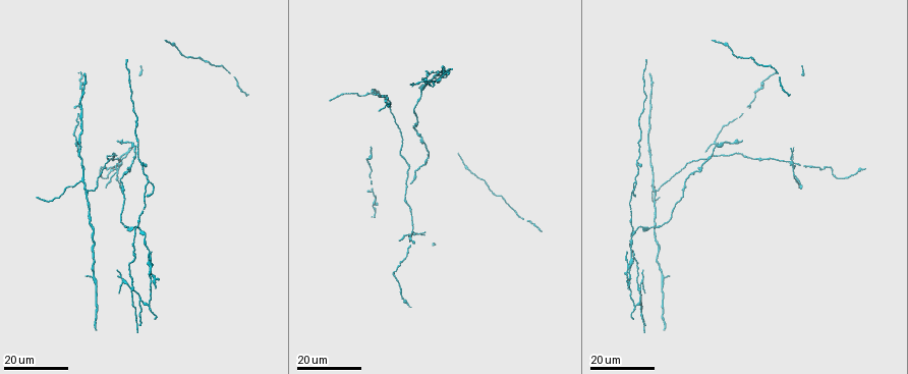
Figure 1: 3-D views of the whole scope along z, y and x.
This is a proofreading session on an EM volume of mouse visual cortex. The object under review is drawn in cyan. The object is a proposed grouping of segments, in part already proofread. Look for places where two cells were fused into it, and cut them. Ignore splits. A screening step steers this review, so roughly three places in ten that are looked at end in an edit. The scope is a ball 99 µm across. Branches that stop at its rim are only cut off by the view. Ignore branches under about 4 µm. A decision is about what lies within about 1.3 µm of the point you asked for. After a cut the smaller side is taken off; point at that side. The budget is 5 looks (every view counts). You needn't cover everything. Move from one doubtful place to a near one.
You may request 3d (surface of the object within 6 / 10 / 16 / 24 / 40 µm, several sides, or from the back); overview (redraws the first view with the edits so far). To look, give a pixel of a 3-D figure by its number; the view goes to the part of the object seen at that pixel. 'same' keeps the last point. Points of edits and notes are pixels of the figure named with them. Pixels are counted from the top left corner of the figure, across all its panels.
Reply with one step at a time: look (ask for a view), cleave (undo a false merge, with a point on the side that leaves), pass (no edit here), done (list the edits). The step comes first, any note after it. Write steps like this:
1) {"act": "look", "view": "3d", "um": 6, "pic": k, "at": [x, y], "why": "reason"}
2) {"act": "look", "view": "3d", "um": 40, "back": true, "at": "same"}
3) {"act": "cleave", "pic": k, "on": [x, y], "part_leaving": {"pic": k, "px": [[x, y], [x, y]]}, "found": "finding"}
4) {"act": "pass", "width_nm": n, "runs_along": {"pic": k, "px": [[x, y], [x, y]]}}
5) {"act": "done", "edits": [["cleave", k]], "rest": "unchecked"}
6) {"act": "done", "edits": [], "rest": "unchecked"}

{"act": "look", "view": "3d", "um": 16, "pic": 1, "at": [653, 179], "why": "small branch off a trunk"}

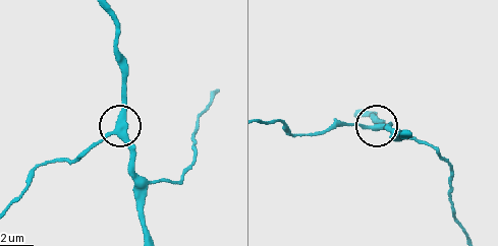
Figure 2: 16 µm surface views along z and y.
{"act": "look", "view": "3d", "um": 6, "pic": 2, "at": [370, 127]}

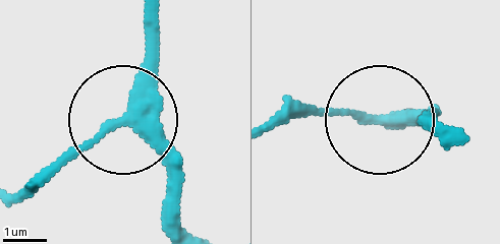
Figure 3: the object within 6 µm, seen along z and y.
{"act": "pass", "width_nm": 290, "runs_along": {"pic": 3, "px": [[449, 136], [373, 115], [288, 115]]}, "found": "one cell here"}

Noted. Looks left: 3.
{"act": "look", "view": "3d", "um": 24, "pic": 1, "at": [133, 251], "why": "calibre changes"}

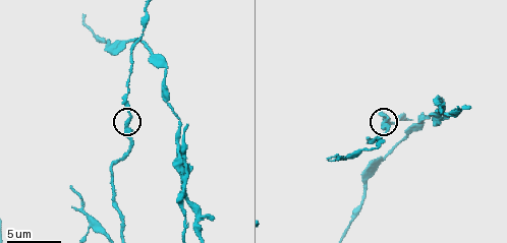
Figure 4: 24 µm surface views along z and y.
{"act": "look", "view": "3d", "um": 10, "pic": 4, "at": [126, 124]}

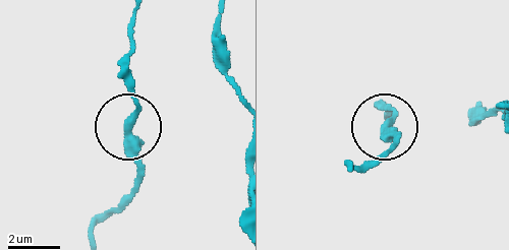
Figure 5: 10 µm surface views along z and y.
{"act": "pass", "runs_along": {"pic": 5, "px": [[92, 233], [135, 174], [131, 77]]}, "found": "continuous, no second cell"}

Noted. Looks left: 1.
{"act": "look", "view": "3d", "um": 16, "pic": 4, "at": [376, 145], "why": "four or more arms meet"}

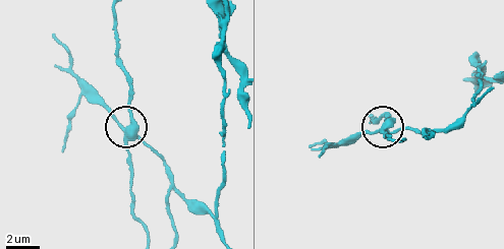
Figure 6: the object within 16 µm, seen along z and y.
{"act": "cleave", "pic": 6, "on": [112, 113], "width_nm": 370, "part_leaving": {"pic": 6, "px": [[130, 132], [182, 196], [214, 214], [224, 176], [224, 78]]}, "found": "a second cell is stuck on"}

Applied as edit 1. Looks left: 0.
{"act": "done", "edits": [["cleave", 6]], "rest": "unchecked"}

